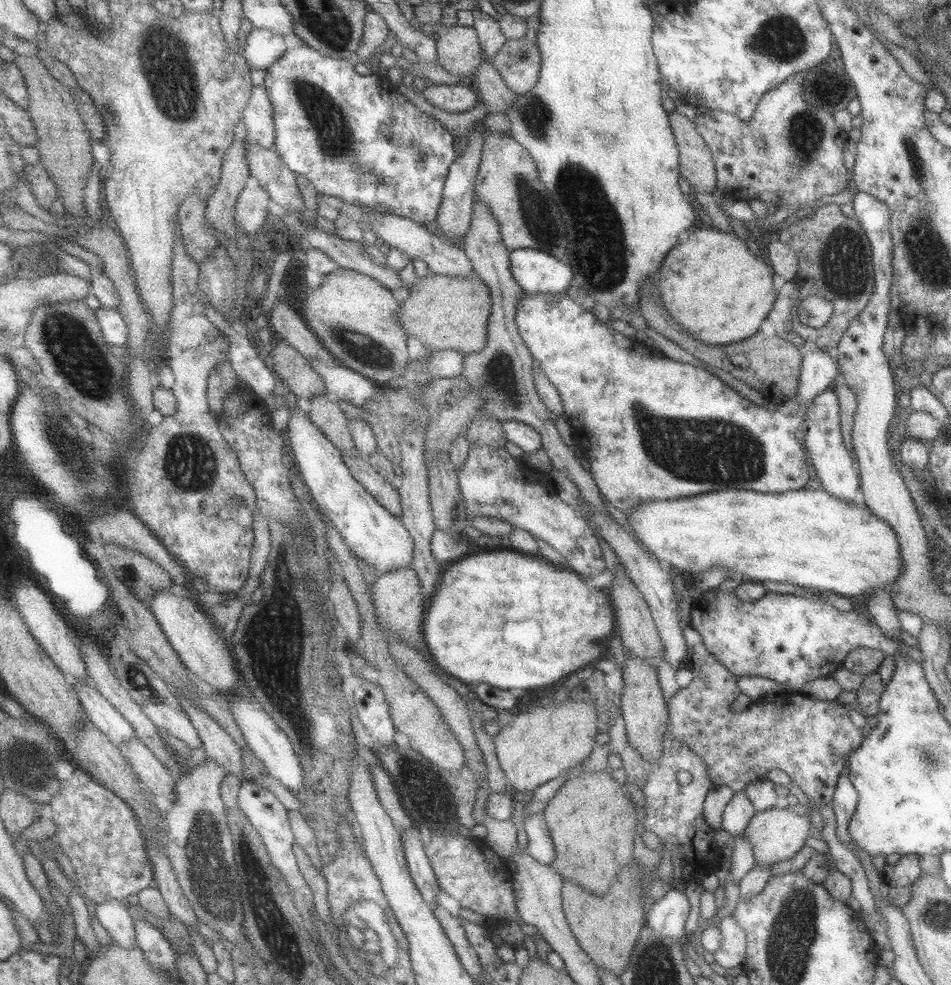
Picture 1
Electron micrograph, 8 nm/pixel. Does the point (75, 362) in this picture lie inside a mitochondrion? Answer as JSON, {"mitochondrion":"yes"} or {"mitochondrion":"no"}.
{"mitochondrion":"yes"}

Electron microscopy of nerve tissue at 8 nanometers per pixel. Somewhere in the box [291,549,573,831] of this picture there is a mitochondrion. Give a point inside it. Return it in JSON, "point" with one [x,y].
{"point":[426,800]}

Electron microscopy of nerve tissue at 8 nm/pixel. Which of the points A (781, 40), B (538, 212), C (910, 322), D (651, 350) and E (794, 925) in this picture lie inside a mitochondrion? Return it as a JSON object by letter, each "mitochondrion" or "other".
{"A":"mitochondrion","B":"mitochondrion","C":"other","D":"other","E":"mitochondrion"}

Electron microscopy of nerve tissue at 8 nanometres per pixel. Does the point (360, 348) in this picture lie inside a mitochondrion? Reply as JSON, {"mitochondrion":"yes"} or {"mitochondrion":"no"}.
{"mitochondrion":"yes"}

